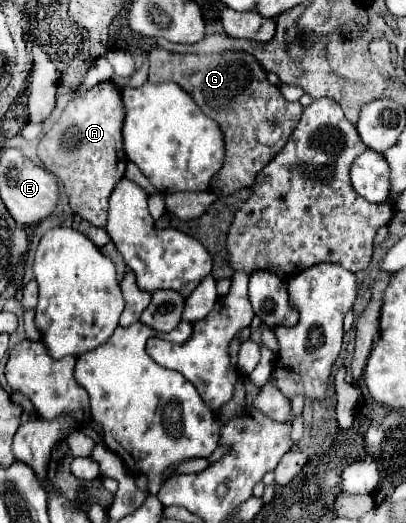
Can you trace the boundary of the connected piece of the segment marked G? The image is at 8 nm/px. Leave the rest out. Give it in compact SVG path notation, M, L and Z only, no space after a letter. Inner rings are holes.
M157 47L149 53L149 63L151 63L149 65L149 81L153 81L153 83L163 83L163 81L177 83L179 87L183 87L193 97L193 101L199 105L199 109L207 117L217 121L217 125L221 127L223 141L225 141L225 161L223 161L219 173L215 173L215 177L209 183L209 193L215 193L219 197L233 195L239 189L255 185L255 179L261 173L261 169L285 147L289 135L293 133L293 129L297 127L297 123L301 119L301 113L303 113L301 103L289 103L281 95L279 87L275 87L267 81L265 69L255 59L251 59L251 55L247 55L243 51L227 51L227 53L221 53L221 55L183 55L181 57L177 53L169 53L169 51ZM263 121L271 121L271 123L281 127L281 137L275 145L263 145L255 137L255 131L257 131L259 123L263 123Z

